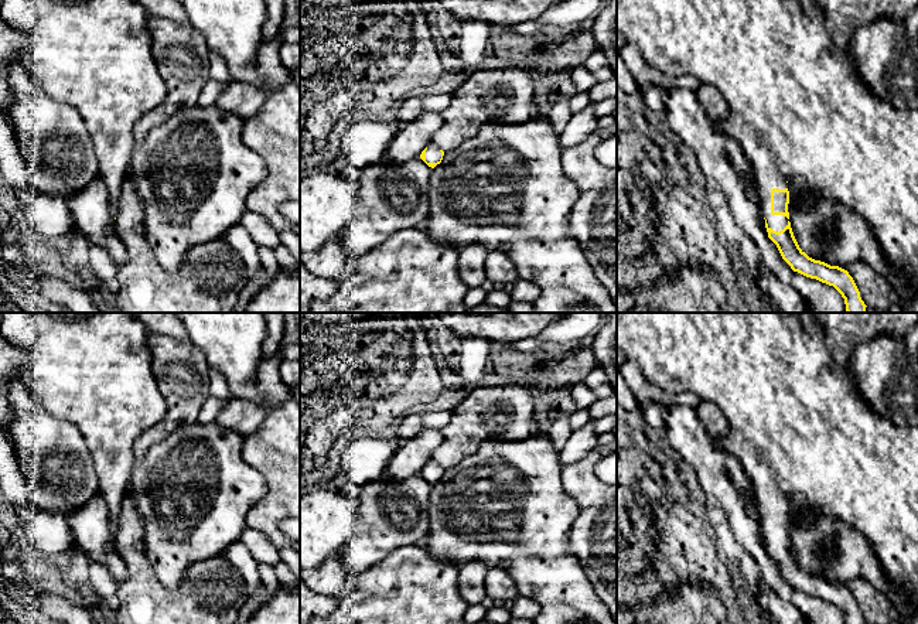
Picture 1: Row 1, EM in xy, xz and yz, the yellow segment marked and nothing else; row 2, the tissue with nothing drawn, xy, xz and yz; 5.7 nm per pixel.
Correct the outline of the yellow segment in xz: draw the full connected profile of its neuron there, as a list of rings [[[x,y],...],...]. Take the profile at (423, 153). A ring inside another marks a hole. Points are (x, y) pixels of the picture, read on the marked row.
[[[430,143],[420,154],[420,158],[431,168],[441,163],[444,151]]]

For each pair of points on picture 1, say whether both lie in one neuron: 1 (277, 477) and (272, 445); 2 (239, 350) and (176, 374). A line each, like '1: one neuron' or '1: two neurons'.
1: one neuron
2: two neurons

